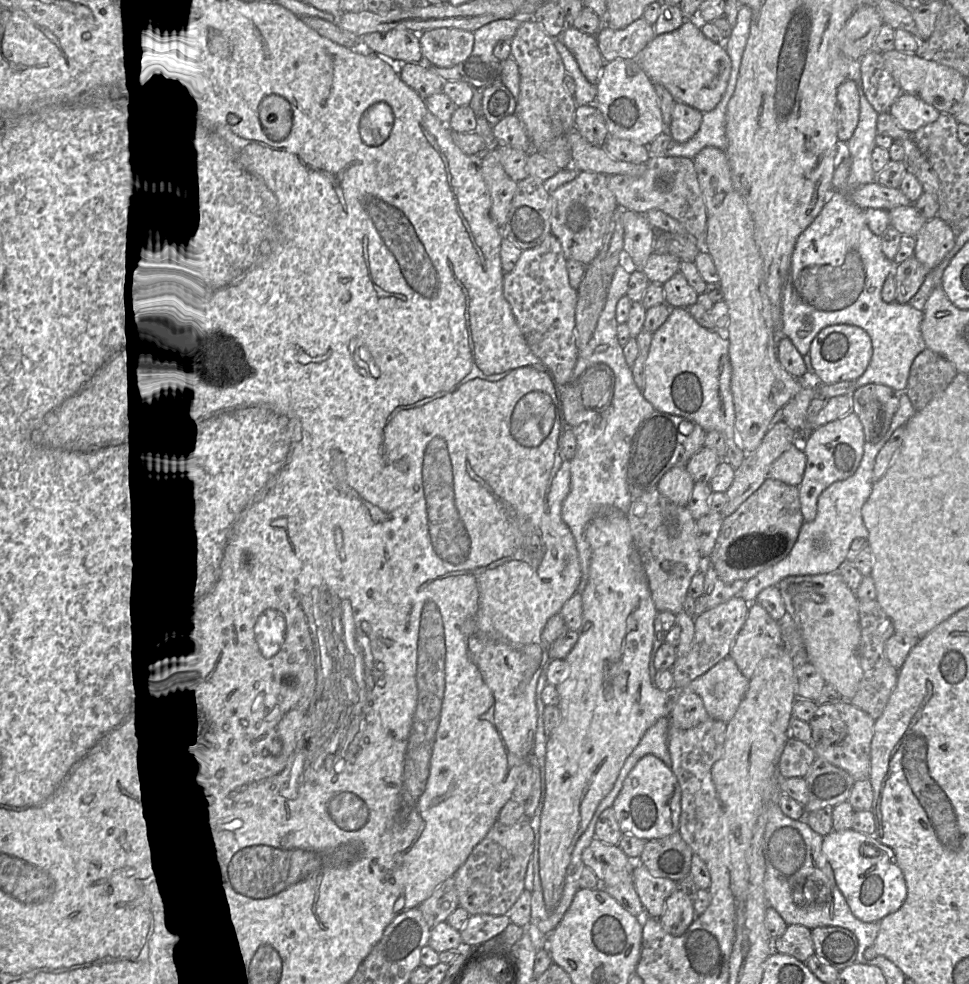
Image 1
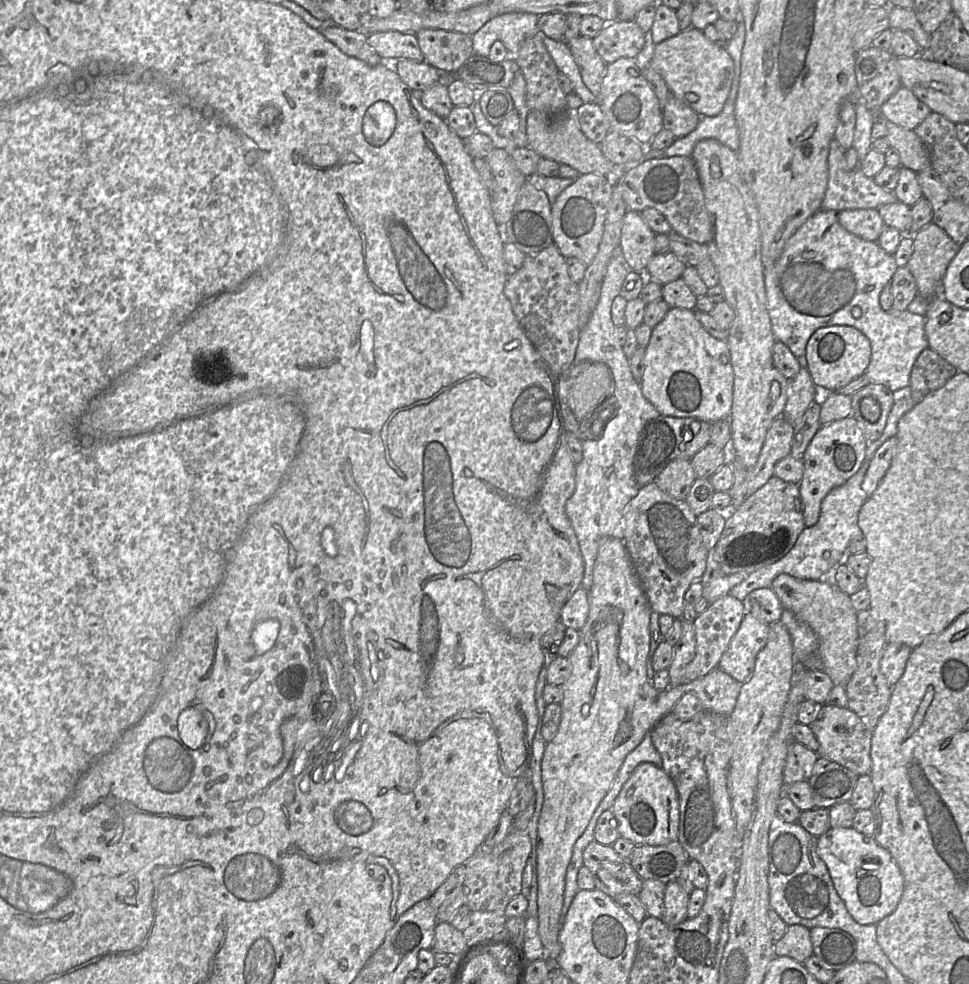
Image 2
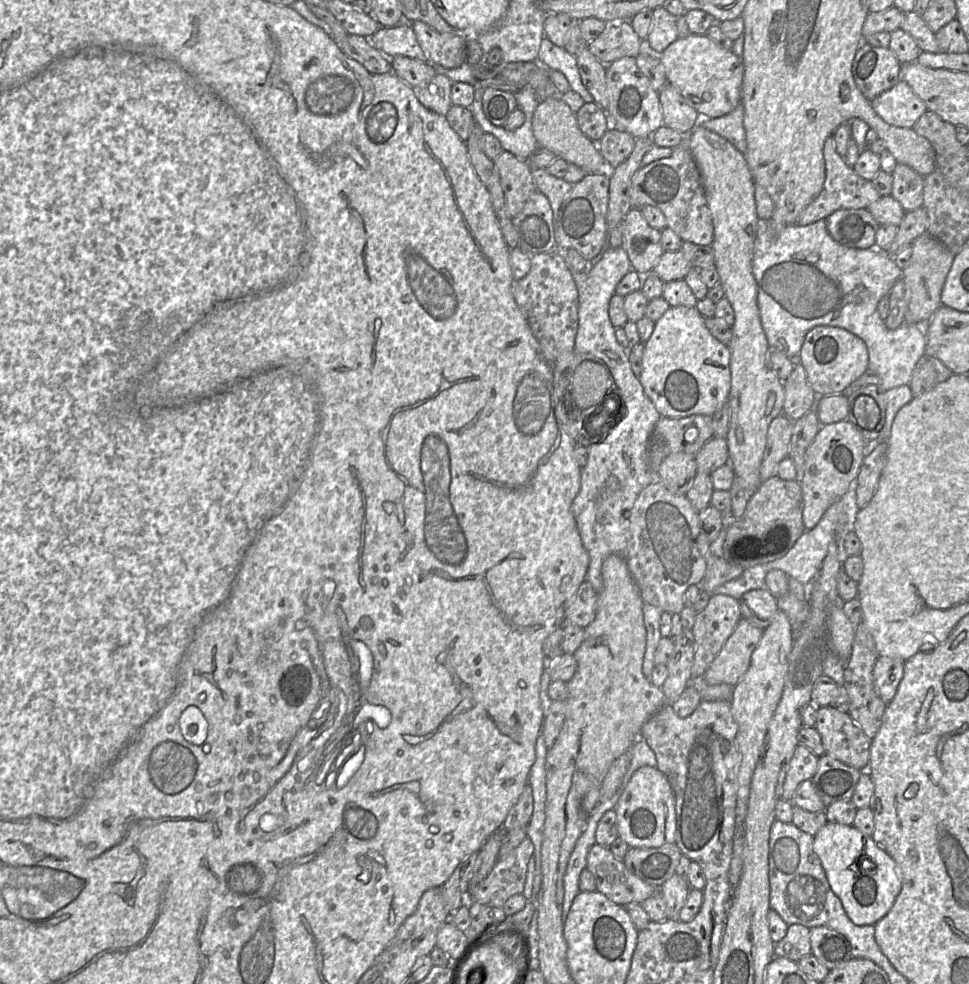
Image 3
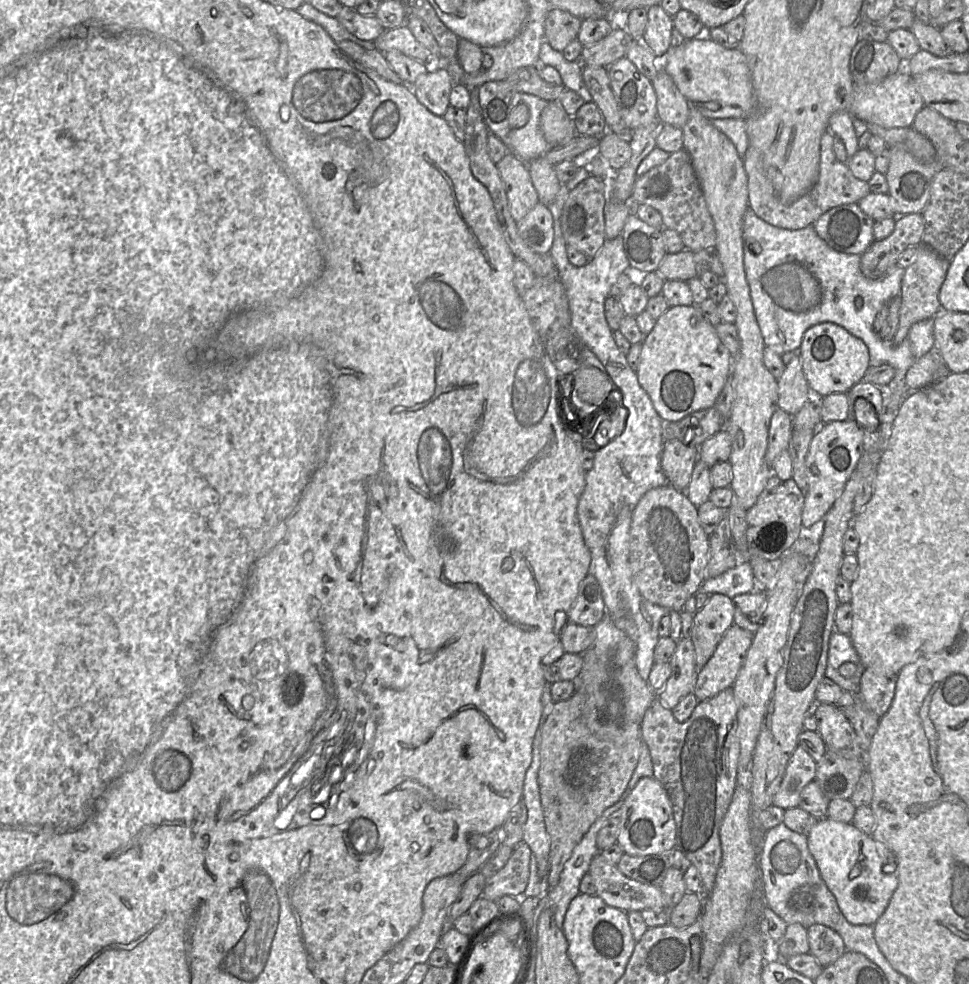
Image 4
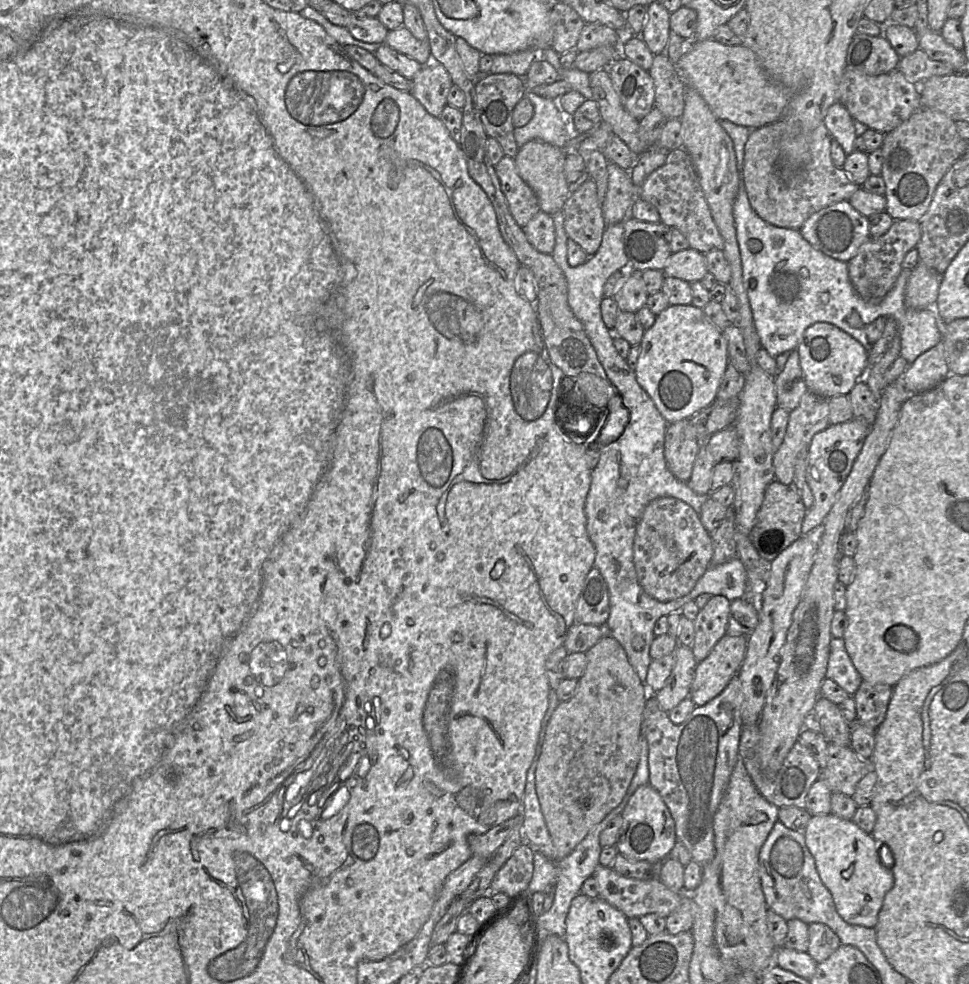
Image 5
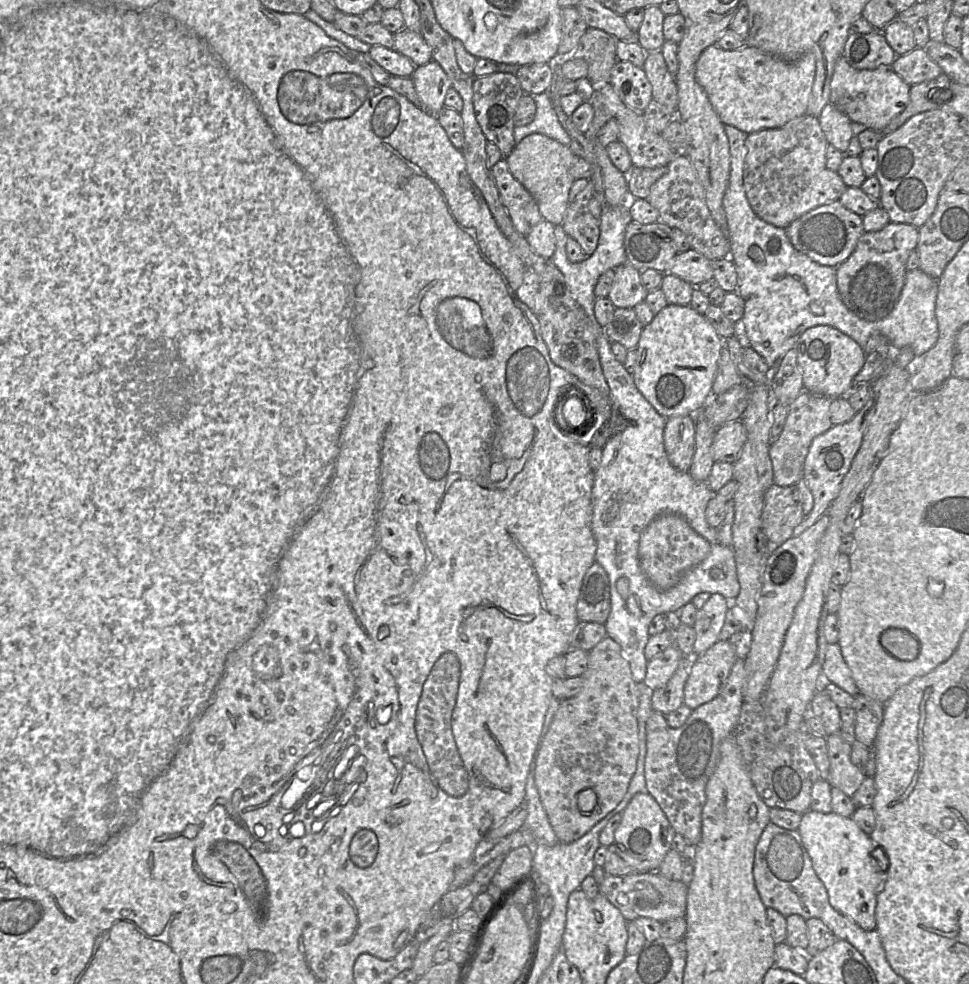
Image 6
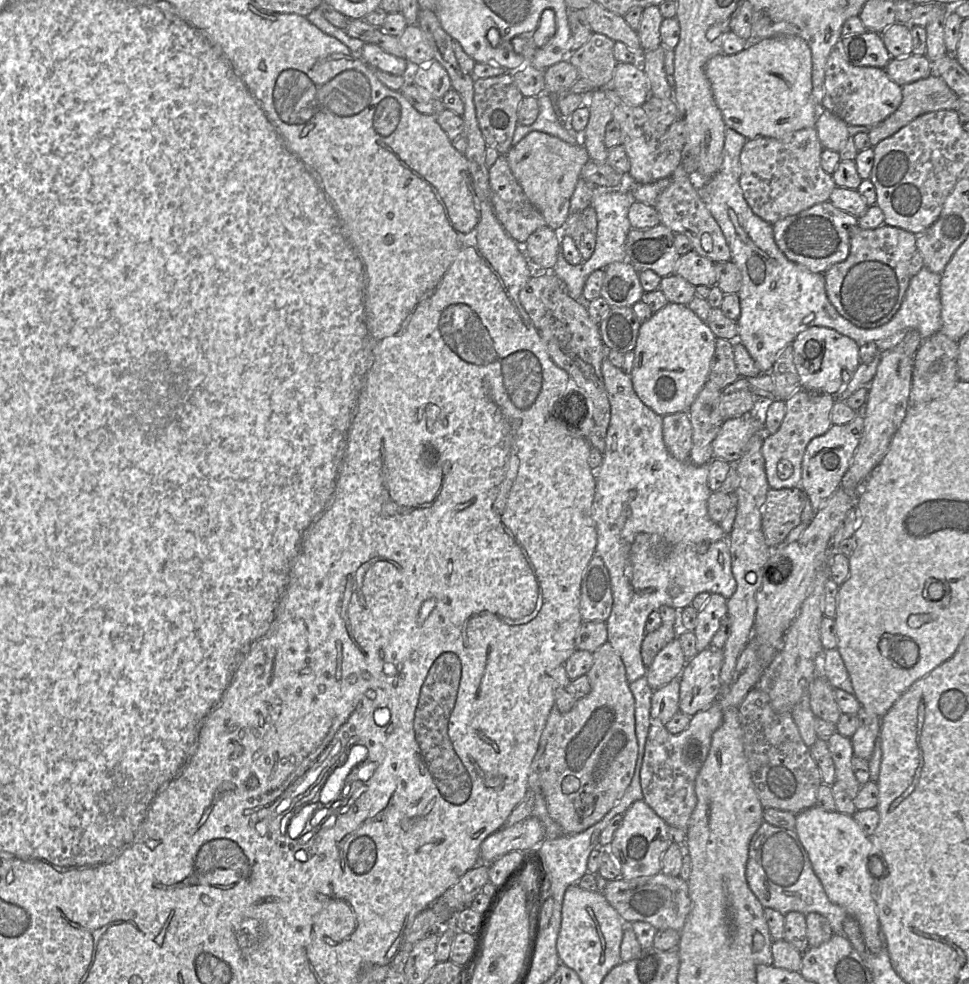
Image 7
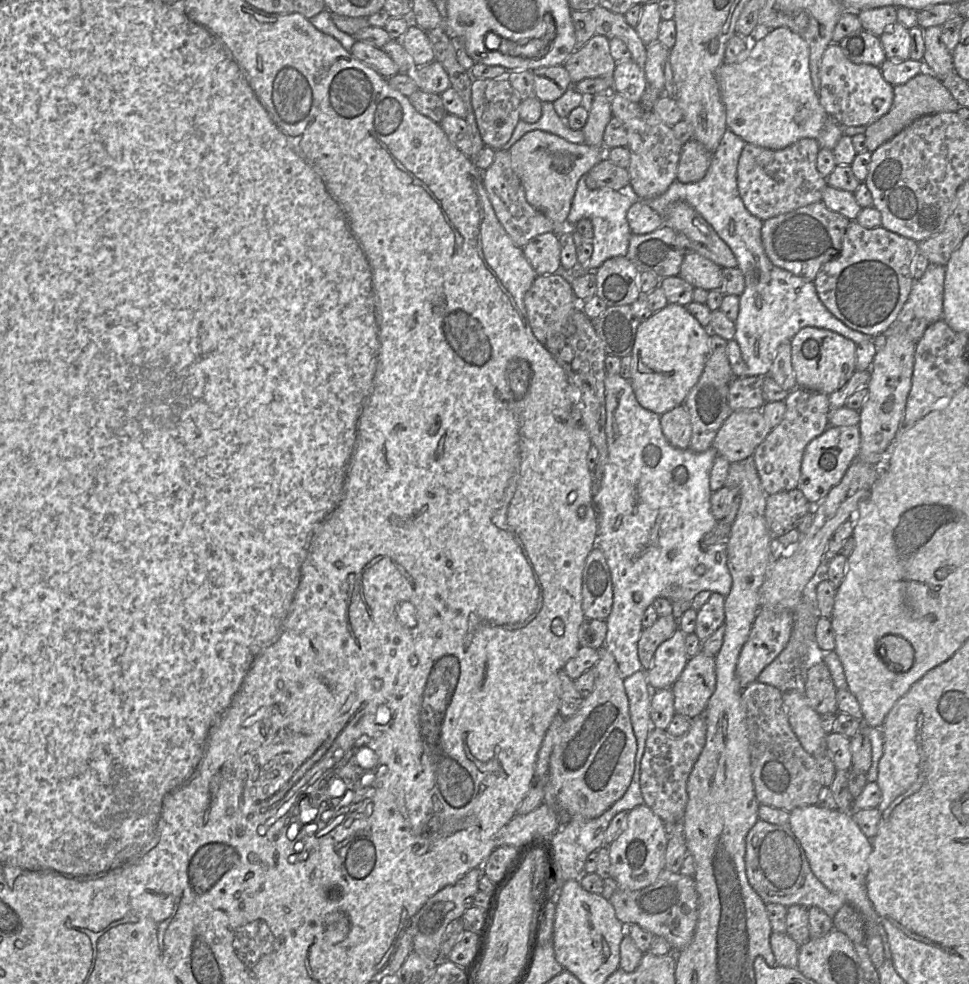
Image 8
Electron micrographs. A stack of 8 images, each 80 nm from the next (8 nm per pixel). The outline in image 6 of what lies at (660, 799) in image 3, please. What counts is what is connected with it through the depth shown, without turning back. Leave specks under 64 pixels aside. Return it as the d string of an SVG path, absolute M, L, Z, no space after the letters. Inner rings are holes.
M637 793L621 813L622 821L615 831L614 843L609 846L637 873L656 872L671 849L676 832L659 804L649 793Z

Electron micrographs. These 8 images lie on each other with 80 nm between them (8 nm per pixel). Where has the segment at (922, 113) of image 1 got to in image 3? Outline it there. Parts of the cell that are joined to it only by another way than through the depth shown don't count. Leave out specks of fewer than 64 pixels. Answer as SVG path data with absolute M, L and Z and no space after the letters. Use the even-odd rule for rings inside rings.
M903 79L871 100L871 105L886 123L896 127L912 128L927 111L925 103Z

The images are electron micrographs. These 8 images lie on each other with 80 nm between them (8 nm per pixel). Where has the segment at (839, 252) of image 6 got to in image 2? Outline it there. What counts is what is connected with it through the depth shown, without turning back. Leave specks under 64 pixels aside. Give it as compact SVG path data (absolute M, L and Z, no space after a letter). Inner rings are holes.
M851 209L838 212L839 223L866 241L878 240L885 225L878 209Z

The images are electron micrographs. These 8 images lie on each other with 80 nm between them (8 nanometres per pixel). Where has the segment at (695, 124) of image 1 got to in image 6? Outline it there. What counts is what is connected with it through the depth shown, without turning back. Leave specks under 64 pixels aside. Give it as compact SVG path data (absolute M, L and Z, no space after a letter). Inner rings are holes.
M661 50L646 52L643 70L652 87L652 97L667 109L675 111L678 104L678 90L675 77L667 68Z

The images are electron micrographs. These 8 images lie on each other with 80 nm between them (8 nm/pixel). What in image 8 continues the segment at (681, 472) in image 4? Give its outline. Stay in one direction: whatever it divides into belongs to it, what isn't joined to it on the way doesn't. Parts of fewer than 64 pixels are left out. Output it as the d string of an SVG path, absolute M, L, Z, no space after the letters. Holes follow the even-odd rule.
M684 405L660 416L662 432L668 442L680 449L688 449L692 437L692 426L690 415Z

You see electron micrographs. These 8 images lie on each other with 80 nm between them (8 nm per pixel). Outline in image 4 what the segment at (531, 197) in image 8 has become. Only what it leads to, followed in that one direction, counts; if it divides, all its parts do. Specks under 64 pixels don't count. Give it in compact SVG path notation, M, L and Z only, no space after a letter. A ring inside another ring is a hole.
M539 157L527 163L539 202L546 206L556 198L562 185L557 178L554 166L545 157Z

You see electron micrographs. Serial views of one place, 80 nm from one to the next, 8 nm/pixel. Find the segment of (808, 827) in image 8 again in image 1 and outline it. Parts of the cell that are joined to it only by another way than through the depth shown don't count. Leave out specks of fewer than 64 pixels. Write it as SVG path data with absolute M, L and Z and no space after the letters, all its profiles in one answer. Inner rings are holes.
M853 829L833 830L823 836L822 852L833 870L838 889L857 919L879 923L904 903L907 895L904 874L896 864L892 850L880 843L874 835Z

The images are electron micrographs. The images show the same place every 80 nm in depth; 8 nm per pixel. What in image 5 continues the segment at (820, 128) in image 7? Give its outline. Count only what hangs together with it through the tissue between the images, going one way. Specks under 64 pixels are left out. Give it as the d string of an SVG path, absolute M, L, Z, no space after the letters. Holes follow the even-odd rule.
M840 102L832 104L827 110L823 124L846 155L854 152L854 141L857 137L854 119L843 104Z

